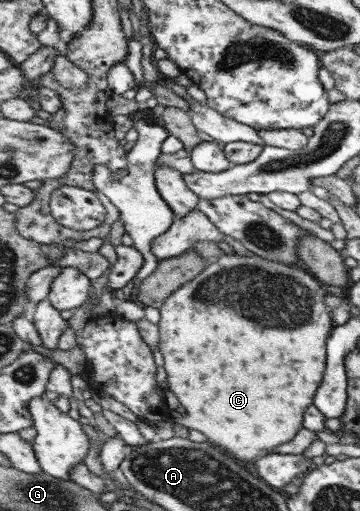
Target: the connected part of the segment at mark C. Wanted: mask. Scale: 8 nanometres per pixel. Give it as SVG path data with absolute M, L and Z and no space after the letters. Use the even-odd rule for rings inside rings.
M236 253L222 255L208 265L194 280L187 282L180 290L176 290L165 301L162 308L162 320L160 319L157 323L161 334L160 352L164 356L169 389L177 398L180 398L182 406L186 408L186 416L176 415L174 421L188 429L196 428L204 432L210 438L210 442L218 444L220 448L226 448L230 454L240 458L238 462L244 462L244 460L256 462L258 458L268 454L270 448L288 442L302 428L302 414L306 406L312 402L314 390L322 380L325 369L325 342L334 326L330 309L323 302L325 296L323 285L303 268L269 261L256 254L240 256Z

